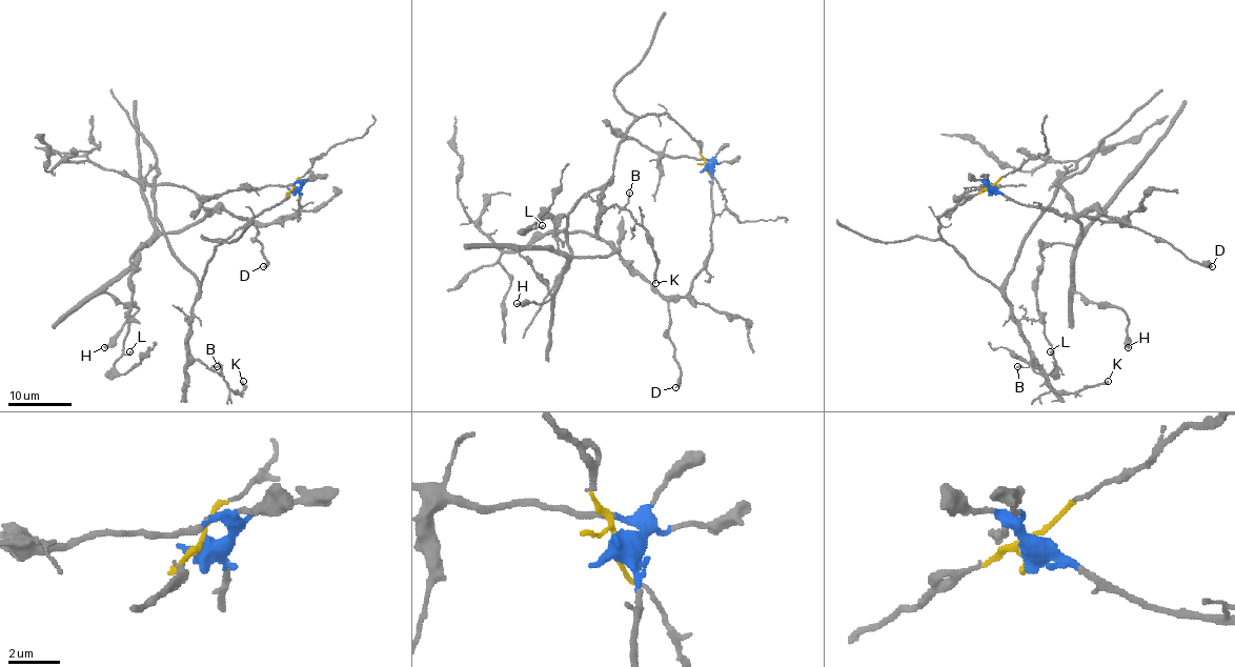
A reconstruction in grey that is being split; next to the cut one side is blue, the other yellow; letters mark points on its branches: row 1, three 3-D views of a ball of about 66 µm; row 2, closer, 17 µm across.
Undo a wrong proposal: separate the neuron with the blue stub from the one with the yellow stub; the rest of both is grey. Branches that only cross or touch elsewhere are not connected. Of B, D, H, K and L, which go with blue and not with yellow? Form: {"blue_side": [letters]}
{"blue_side": ["D", "H", "L"]}

